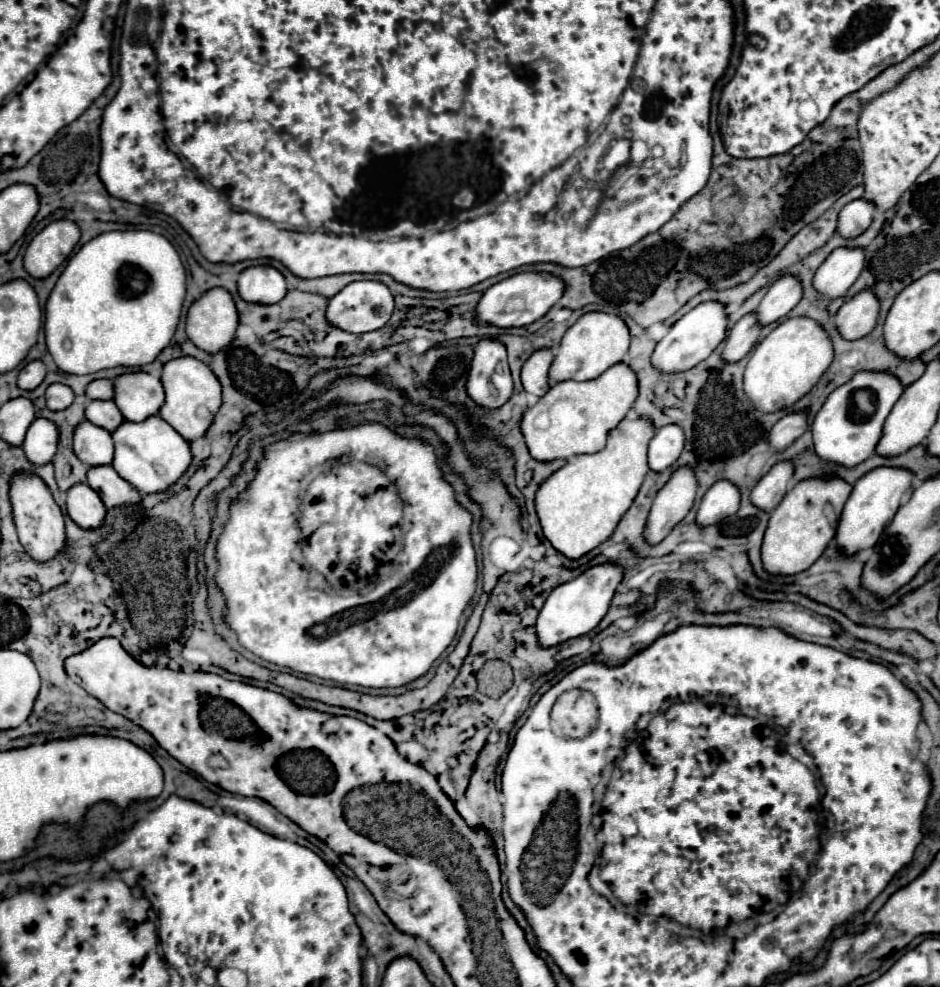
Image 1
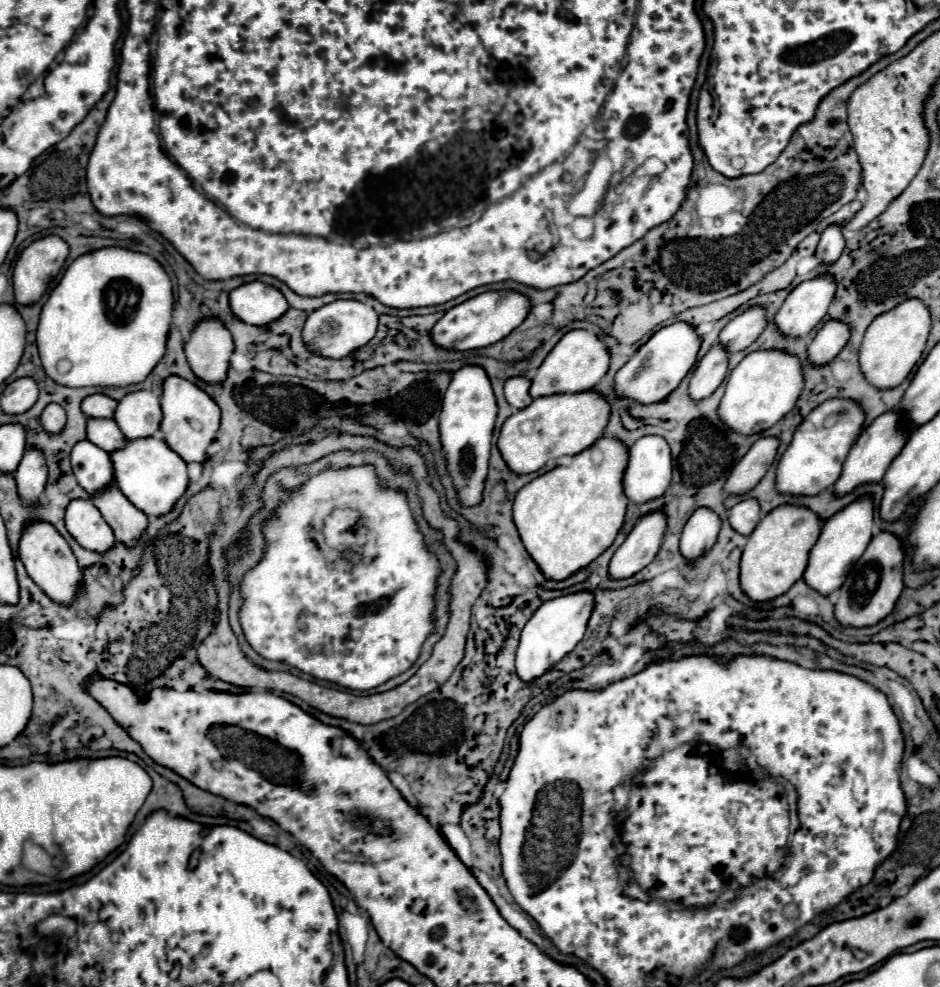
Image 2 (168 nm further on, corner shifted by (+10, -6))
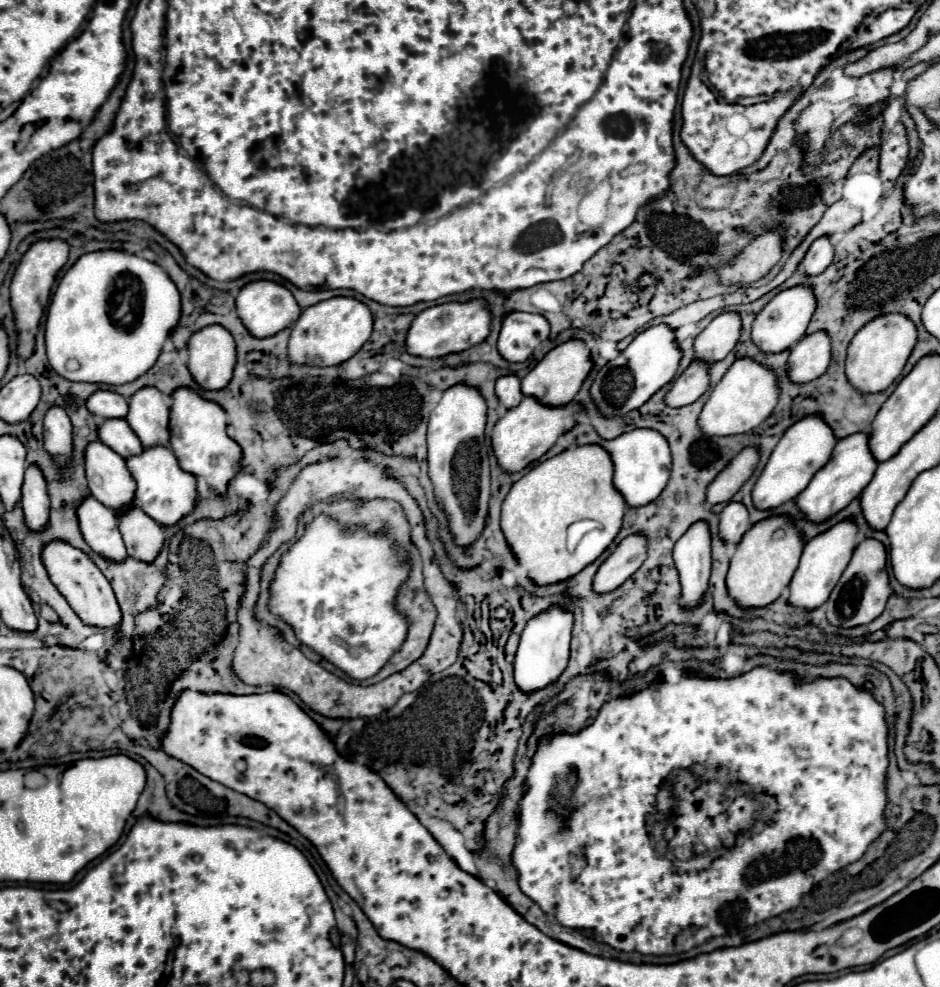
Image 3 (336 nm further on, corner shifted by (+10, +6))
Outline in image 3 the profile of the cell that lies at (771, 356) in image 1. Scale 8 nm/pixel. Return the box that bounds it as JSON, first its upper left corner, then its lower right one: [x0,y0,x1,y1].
[698,358,778,438]

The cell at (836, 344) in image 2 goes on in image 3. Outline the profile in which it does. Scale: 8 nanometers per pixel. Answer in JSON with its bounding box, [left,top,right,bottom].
[788,330,830,384]

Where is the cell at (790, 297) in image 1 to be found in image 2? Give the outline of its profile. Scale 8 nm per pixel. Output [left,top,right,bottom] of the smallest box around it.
[718,306,766,354]

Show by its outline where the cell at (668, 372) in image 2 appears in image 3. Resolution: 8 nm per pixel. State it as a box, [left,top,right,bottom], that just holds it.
[590,324,682,418]

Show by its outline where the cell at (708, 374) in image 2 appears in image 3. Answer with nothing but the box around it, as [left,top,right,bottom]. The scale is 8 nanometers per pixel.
[664,362,708,408]

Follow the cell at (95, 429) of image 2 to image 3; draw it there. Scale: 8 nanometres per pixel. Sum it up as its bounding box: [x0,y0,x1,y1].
[98,420,144,460]

